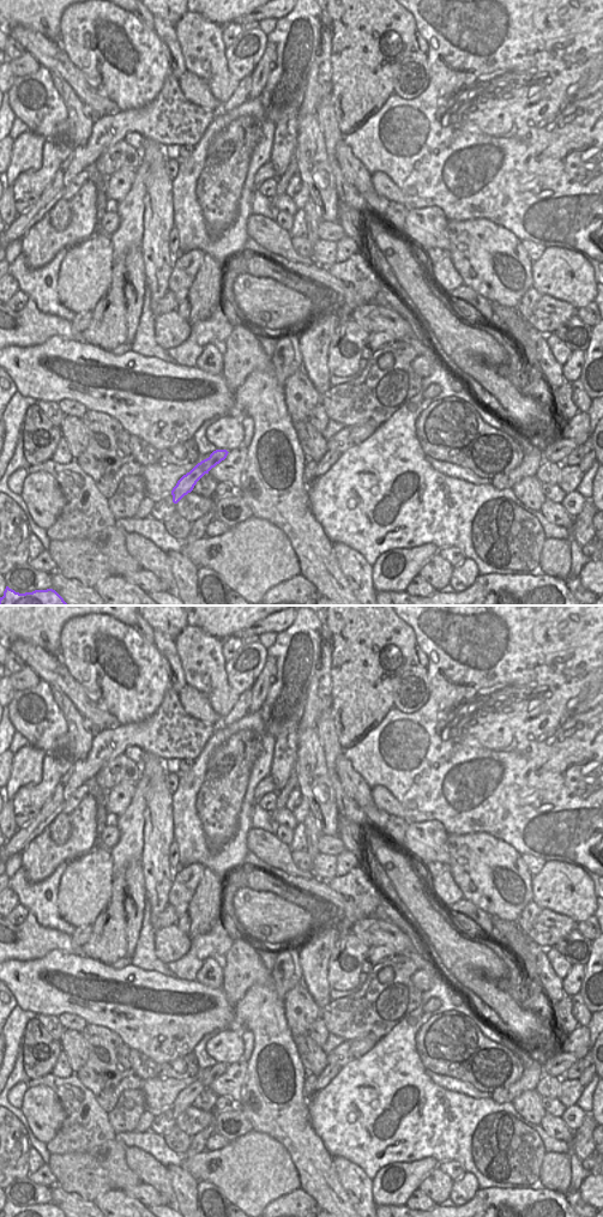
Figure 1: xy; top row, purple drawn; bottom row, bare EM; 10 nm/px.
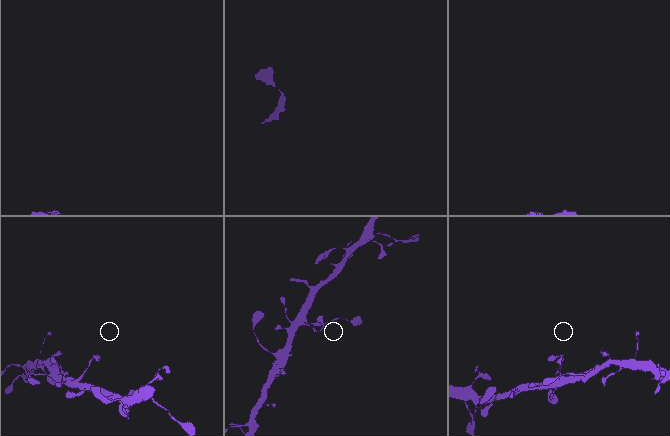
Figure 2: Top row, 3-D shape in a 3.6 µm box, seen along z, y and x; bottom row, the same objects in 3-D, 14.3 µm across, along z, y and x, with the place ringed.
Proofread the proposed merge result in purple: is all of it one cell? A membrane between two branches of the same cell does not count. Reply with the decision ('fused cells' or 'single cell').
single cell

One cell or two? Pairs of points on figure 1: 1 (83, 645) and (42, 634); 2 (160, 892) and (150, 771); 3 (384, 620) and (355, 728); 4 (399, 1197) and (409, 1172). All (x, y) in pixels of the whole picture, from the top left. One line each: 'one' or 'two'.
1: two
2: one
3: one
4: one

